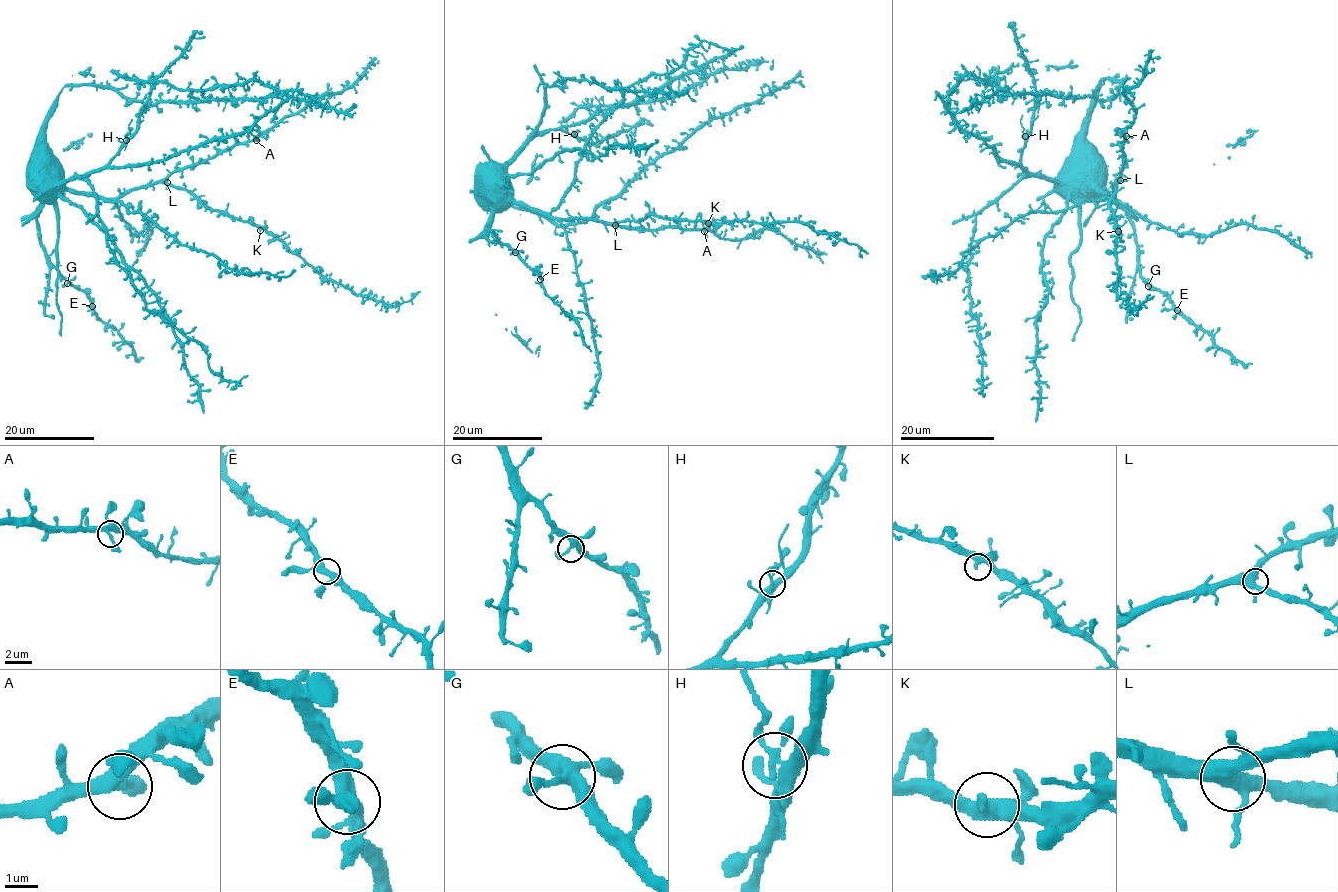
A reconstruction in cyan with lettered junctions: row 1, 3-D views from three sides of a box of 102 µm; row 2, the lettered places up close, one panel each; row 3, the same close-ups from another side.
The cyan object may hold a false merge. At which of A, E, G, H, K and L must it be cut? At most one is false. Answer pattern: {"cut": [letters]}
{"cut": ["H"]}

